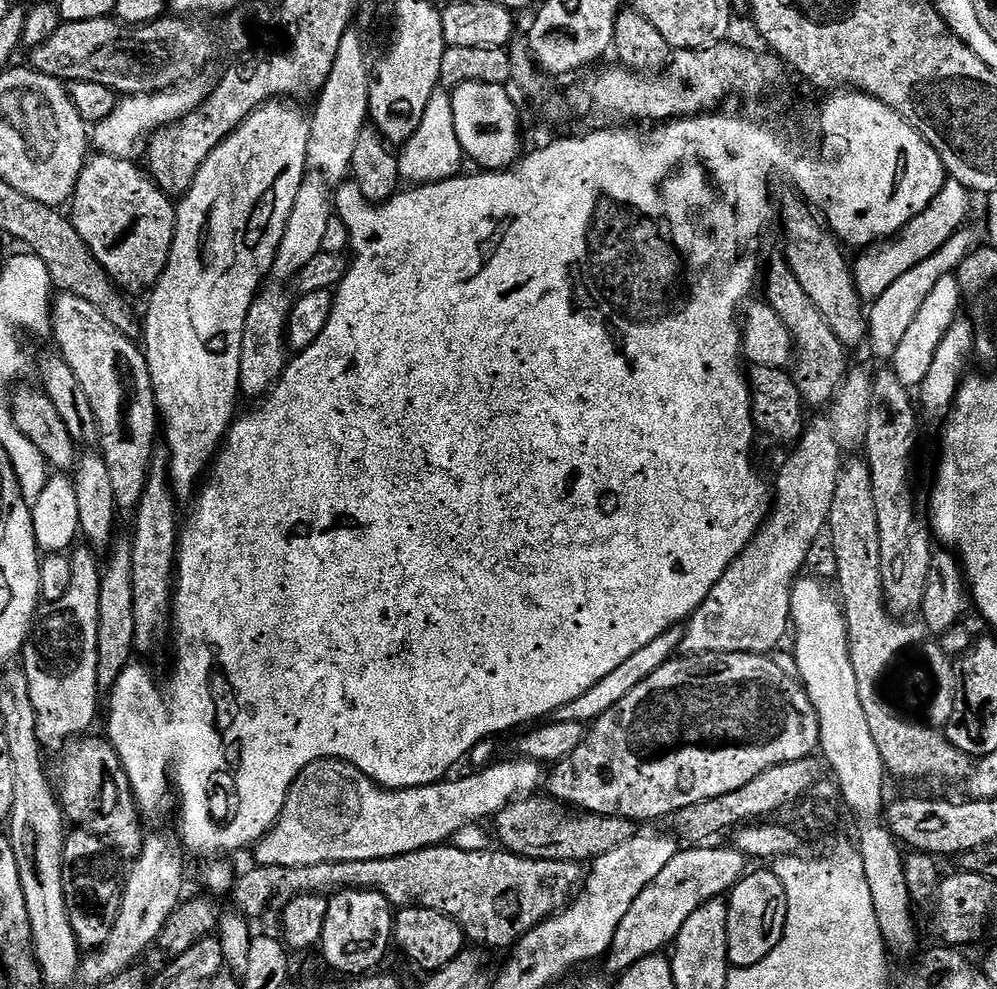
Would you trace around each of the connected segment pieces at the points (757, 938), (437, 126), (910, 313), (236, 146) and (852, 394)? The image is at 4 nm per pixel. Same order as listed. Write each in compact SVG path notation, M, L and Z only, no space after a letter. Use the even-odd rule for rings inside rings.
M749 871L744 879L731 889L726 903L729 965L732 968L749 968L762 962L762 958L766 958L766 954L770 954L770 950L774 950L774 946L778 946L778 942L784 937L788 907L782 882L776 877L775 871Z
M437 90L430 98L430 106L426 106L426 114L422 114L422 122L418 122L418 130L399 149L398 157L401 181L412 186L436 184L461 175L460 163L465 163L466 157L454 130L452 97L447 91Z
M972 227L961 228L954 234L954 238L950 238L950 242L946 242L946 246L942 246L942 250L938 250L938 254L930 254L930 258L926 258L926 262L918 262L918 266L914 266L914 270L906 270L906 274L902 274L902 278L898 278L878 299L871 301L866 312L868 317L866 344L867 347L872 347L872 352L878 359L884 360L884 362L891 361L898 346L902 346L902 338L906 338L906 334L909 333L914 318L918 318L918 310L922 310L926 298L930 298L930 294L933 293L934 286L938 286L938 282L942 282L944 276L956 273L964 259L975 248L981 247L981 229L979 232L978 229Z
M277 98L262 105L242 126L238 126L208 155L206 162L198 170L190 190L176 204L176 233L170 250L170 258L166 262L166 270L156 279L151 289L152 297L148 300L148 313L142 316L142 351L148 358L148 369L152 379L152 389L156 399L156 410L162 421L162 440L168 450L168 476L172 479L172 490L177 501L191 501L202 477L209 471L228 434L229 427L237 415L236 396L240 390L240 363L242 362L242 334L246 330L246 318L250 314L250 306L256 301L266 277L272 271L272 263L278 254L278 246L282 242L282 234L286 230L286 222L290 218L290 210L294 210L294 198L298 198L298 190L302 186L308 166L308 143L310 142L310 116L299 108L299 103L285 102Z
M849 367L848 377L836 399L826 410L813 415L816 416L813 420L811 417L804 435L791 449L792 457L776 476L768 519L687 621L682 648L689 657L707 658L739 652L772 654L783 642L784 635L787 632L789 635L792 588L803 573L800 571L816 539L825 535L830 506L834 506L834 490L838 490L846 458L859 453L866 442L873 379L871 371Z

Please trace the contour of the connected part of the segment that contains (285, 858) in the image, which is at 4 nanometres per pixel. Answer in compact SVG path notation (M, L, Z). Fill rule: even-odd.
M515 758L516 760L506 760L502 764L493 762L487 768L481 768L473 771L473 776L464 776L461 780L445 779L438 784L427 784L421 788L397 788L389 790L382 788L371 780L366 774L362 774L362 770L355 768L353 764L347 764L345 760L319 760L310 766L306 766L306 770L302 770L298 774L298 778L290 786L288 797L284 803L282 814L276 819L276 825L269 830L266 835L261 838L255 845L256 852L255 863L259 866L318 866L319 864L329 864L330 862L366 862L367 860L381 860L382 858L394 858L402 854L410 854L417 852L423 848L435 848L438 844L451 841L457 832L469 826L479 825L480 820L494 818L502 810L506 810L506 806L510 806L519 800L531 800L537 795L536 792L545 787L546 784L546 768L545 765L534 762L533 760L525 760L523 758Z

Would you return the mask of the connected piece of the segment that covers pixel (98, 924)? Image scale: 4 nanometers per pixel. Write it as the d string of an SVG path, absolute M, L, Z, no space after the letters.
M72 830L65 835L64 849L62 850L62 886L66 890L66 910L70 914L70 926L74 926L74 934L78 938L81 949L99 950L104 947L110 930L118 918L118 910L124 893L124 880L122 879L121 861L115 852L99 840L92 832Z

